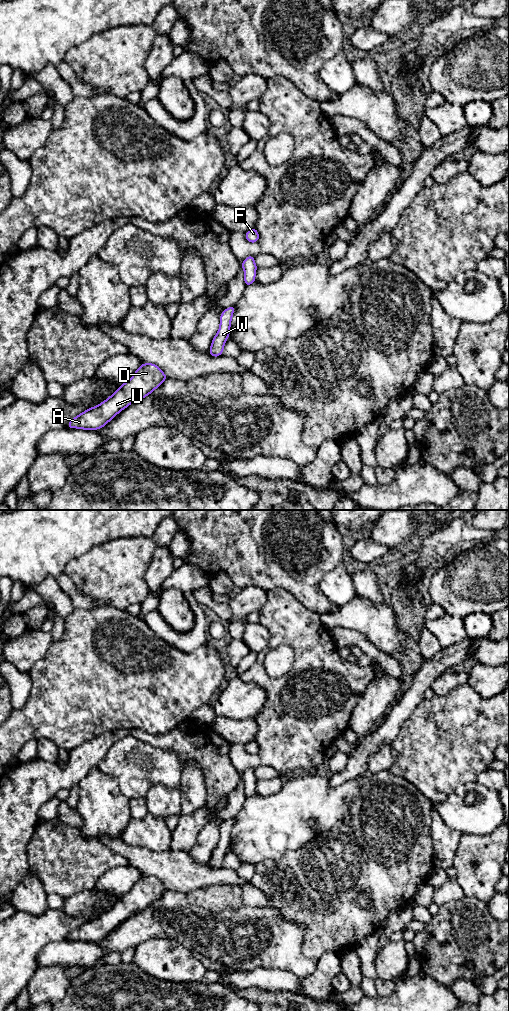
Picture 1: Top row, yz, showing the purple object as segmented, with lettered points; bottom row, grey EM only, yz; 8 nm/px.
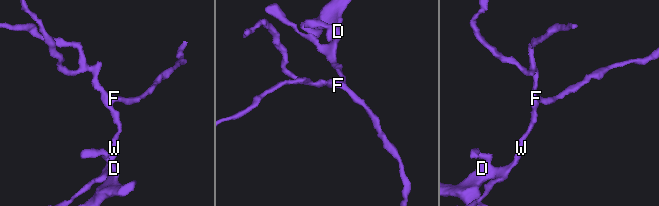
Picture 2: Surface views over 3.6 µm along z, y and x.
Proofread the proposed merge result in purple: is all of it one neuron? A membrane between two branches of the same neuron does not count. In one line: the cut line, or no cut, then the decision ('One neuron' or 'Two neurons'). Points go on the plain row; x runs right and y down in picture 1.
No split. One neuron

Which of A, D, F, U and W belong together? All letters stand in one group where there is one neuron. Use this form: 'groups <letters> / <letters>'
groups A D F U W

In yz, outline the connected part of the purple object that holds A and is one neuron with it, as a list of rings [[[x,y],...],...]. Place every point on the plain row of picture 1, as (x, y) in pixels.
[[[143,875],[133,886],[132,890],[122,896],[116,904],[114,904],[108,911],[103,913],[101,916],[87,921],[80,927],[71,931],[67,937],[68,940],[78,940],[85,942],[97,942],[105,938],[111,931],[113,931],[120,923],[125,921],[127,918],[148,908],[157,899],[159,899],[165,891],[168,889],[163,885],[163,883],[152,875]]]

